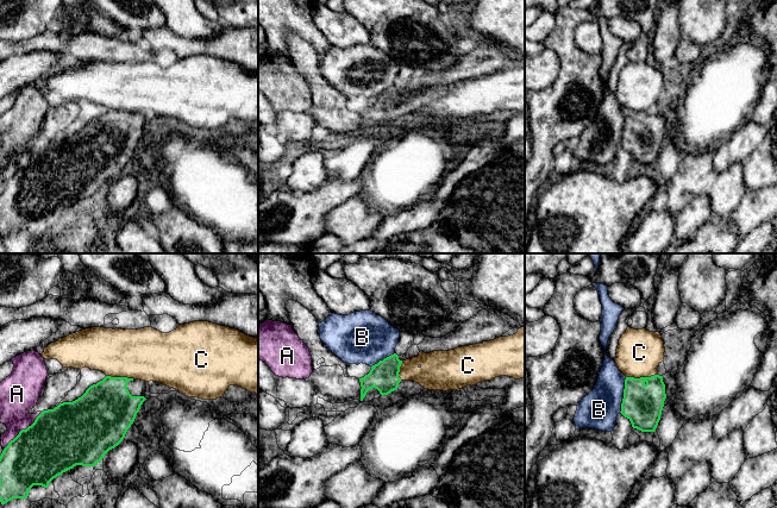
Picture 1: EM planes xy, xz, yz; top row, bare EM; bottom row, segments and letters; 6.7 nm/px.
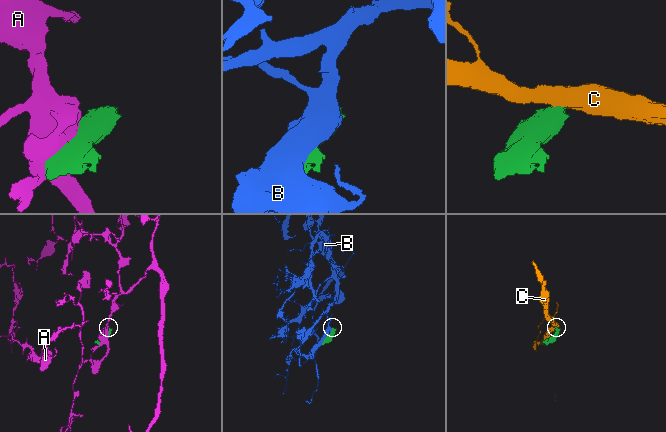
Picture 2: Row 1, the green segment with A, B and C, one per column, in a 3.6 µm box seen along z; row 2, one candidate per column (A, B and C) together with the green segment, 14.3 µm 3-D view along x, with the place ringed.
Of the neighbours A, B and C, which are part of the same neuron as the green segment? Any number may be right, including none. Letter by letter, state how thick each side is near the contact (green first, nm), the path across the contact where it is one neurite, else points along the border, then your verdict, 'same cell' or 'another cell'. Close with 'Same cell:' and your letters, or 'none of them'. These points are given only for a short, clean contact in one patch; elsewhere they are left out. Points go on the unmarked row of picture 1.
A: 420 nm thick on the green side, 260 nm on the other; another cell
B: 280 nm thick on the green side, 260 nm on the other; another cell
C: 280 nm thick on the green side, 300 nm on the other; border along yz (657, 107), (626, 111); another cell
Same cell: none of them

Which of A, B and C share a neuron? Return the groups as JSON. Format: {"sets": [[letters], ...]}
{"sets": [["A"], ["B"], ["C"]]}

